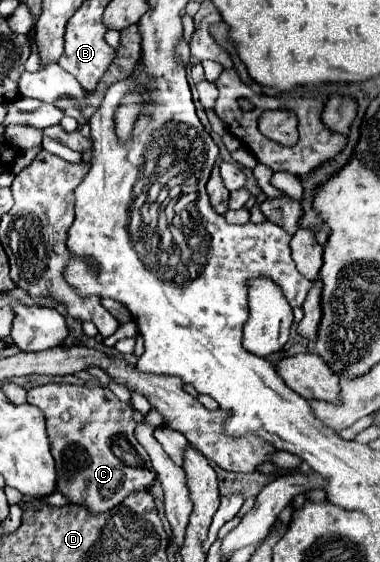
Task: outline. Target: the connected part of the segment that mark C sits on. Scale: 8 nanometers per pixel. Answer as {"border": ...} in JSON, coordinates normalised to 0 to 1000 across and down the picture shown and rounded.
{"border":[[[113,683],[113,687],[92,687],[71,698],[71,715],[82,715],[87,722],[108,726],[118,744],[124,744],[124,772],[134,783],[134,808],[145,815],[145,829],[150,829],[150,872],[161,879],[171,879],[187,897],[218,897],[229,900],[239,911],[271,911],[271,907],[292,907],[292,900],[303,900],[308,893],[324,893],[324,886],[334,886],[334,879],[355,875],[355,872],[376,872],[392,868],[408,854],[408,836],[397,829],[397,815],[387,808],[387,801],[361,786],[355,779],[355,747],[350,747],[350,730],[324,719],[287,690],[266,690],[266,687],[197,687],[197,683]]]}

